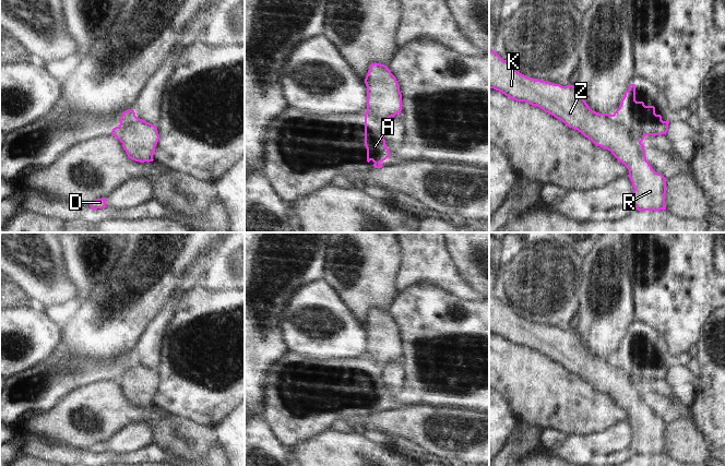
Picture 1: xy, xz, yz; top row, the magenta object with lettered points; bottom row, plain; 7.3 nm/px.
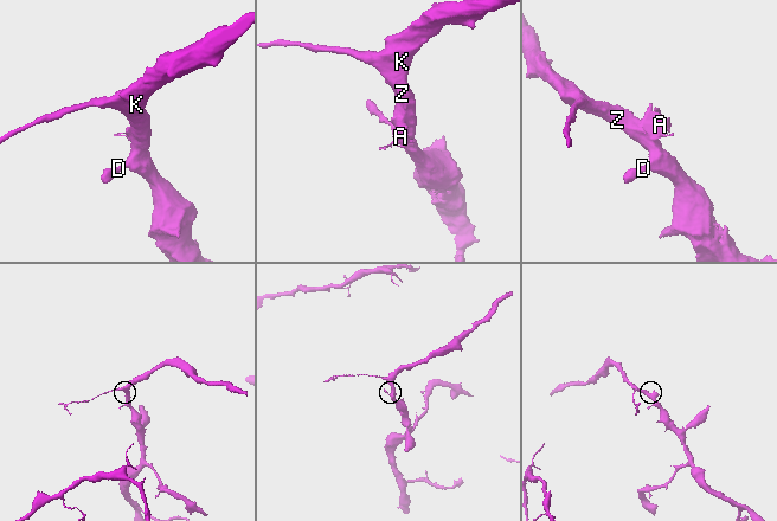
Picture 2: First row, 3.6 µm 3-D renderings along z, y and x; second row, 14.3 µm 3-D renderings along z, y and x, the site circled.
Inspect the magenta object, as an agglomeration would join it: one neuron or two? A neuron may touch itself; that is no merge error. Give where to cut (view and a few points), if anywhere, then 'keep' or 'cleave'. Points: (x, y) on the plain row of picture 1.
yz (613, 359), (627, 374), (629, 380), (640, 387) | cleave

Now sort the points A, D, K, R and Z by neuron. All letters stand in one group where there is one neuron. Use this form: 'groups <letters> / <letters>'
groups A / D K R Z

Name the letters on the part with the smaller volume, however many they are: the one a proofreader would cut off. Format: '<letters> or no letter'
A

